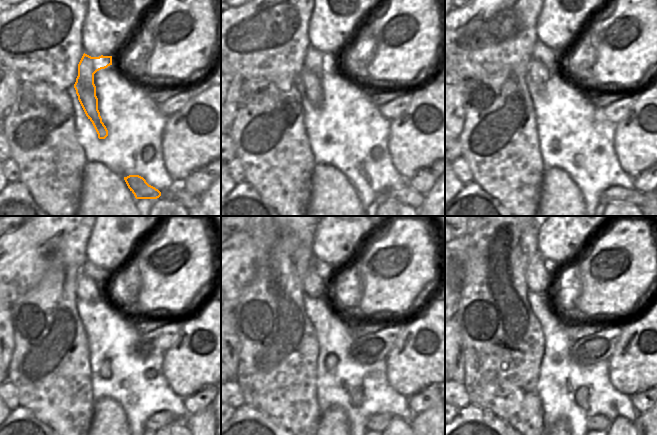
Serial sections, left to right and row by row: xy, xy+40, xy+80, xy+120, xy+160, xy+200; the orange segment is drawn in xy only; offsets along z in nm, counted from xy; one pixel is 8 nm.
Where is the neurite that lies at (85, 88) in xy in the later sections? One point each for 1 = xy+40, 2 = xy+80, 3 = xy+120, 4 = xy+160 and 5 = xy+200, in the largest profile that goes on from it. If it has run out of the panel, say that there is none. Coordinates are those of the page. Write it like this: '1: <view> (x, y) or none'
1: xy+40 (316, 63)
2: xy+80 (542, 65)
3: xy+120 (90, 283)
4: xy+160 (316, 278)
5: xy+200 (538, 278)

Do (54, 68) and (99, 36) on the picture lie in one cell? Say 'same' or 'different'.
different

